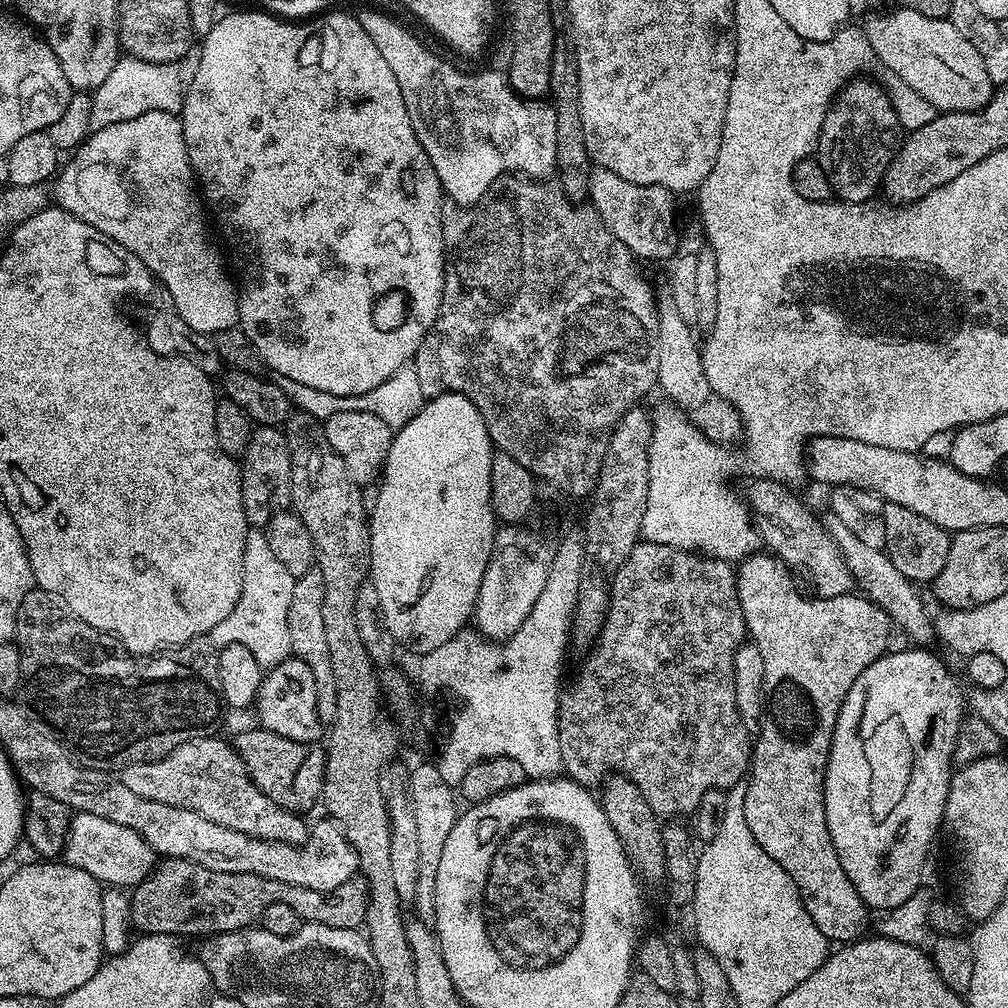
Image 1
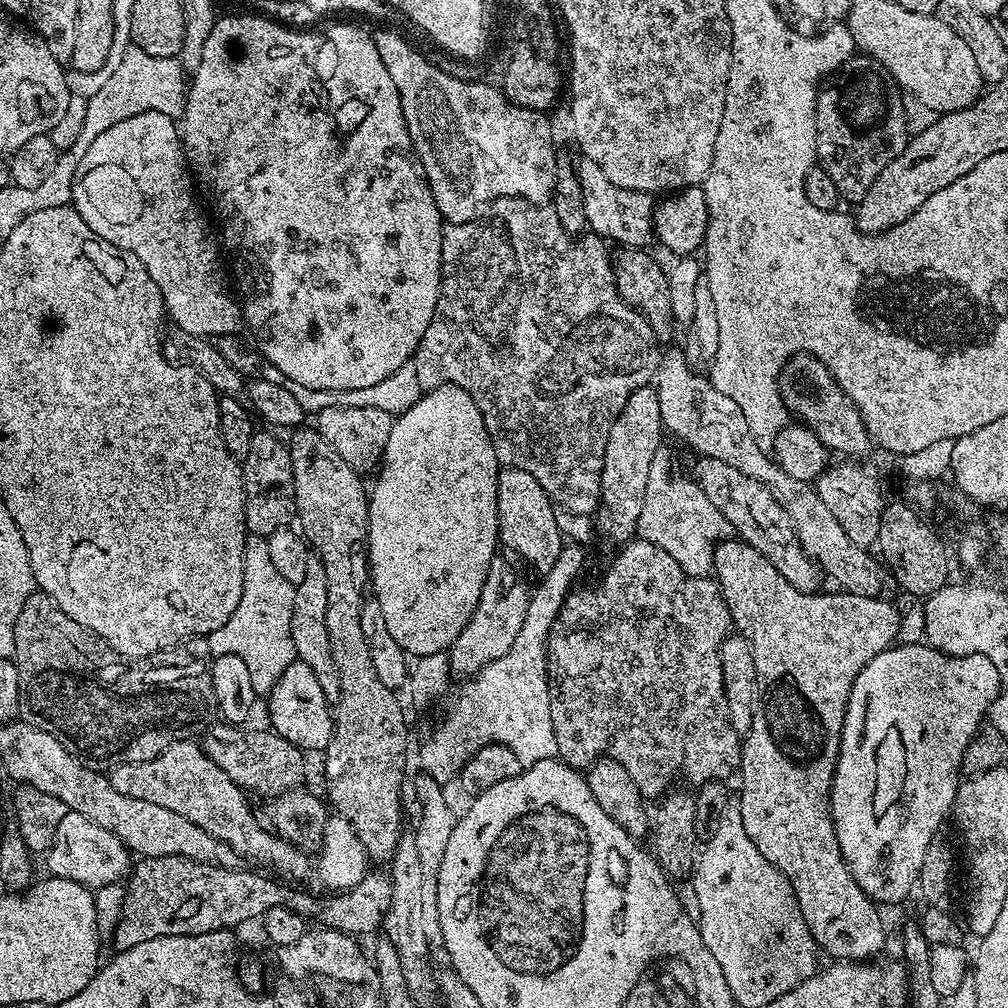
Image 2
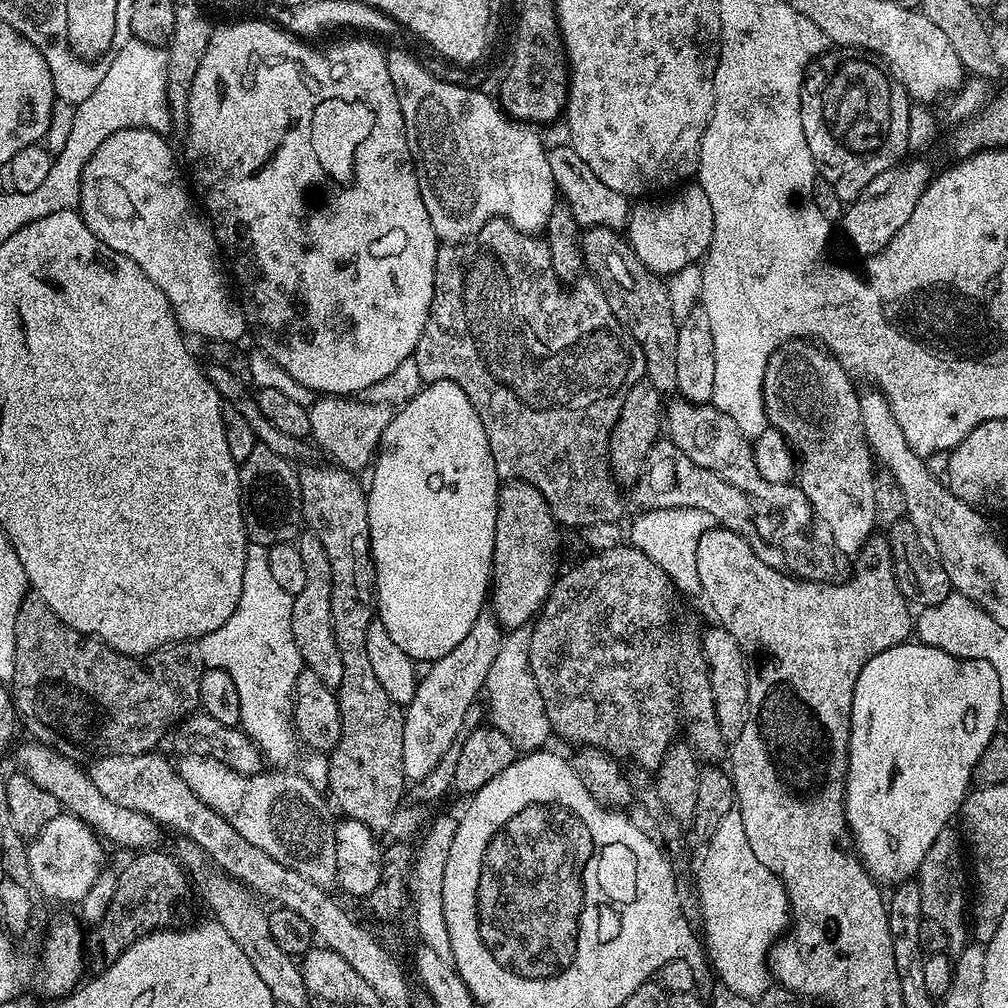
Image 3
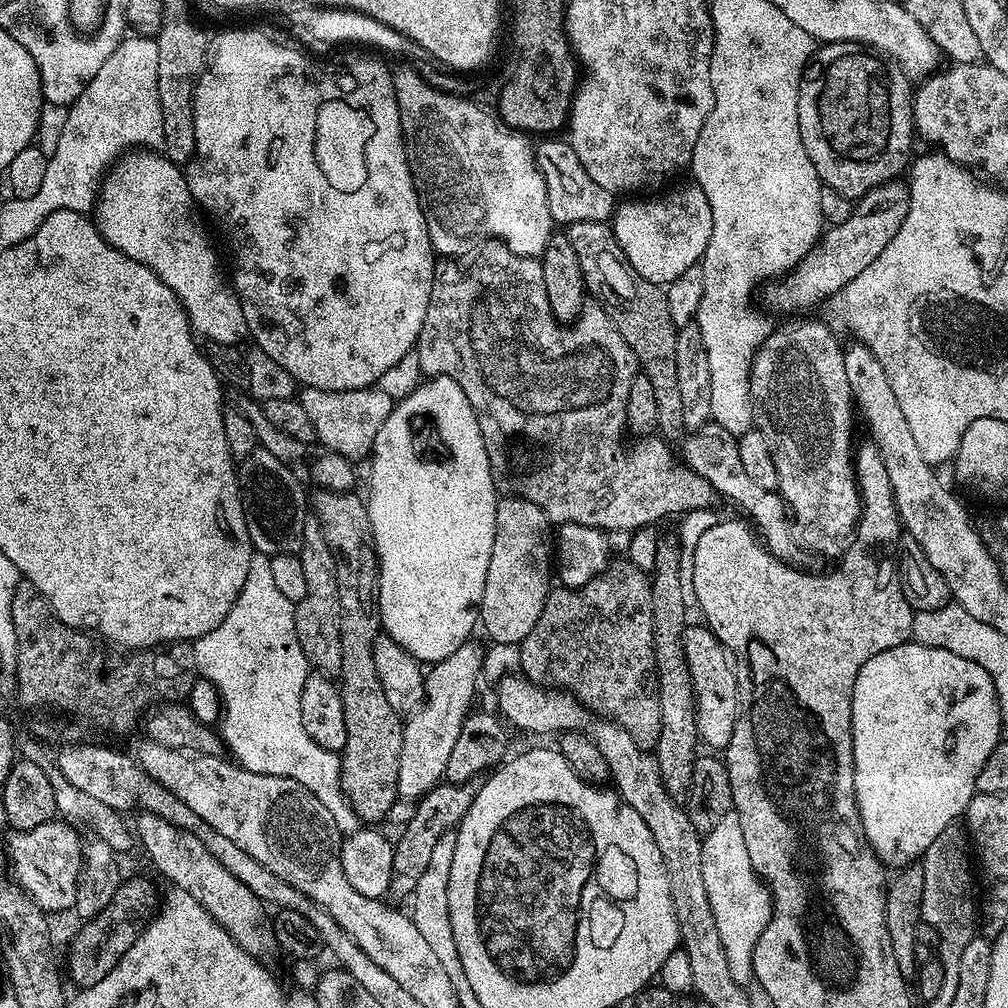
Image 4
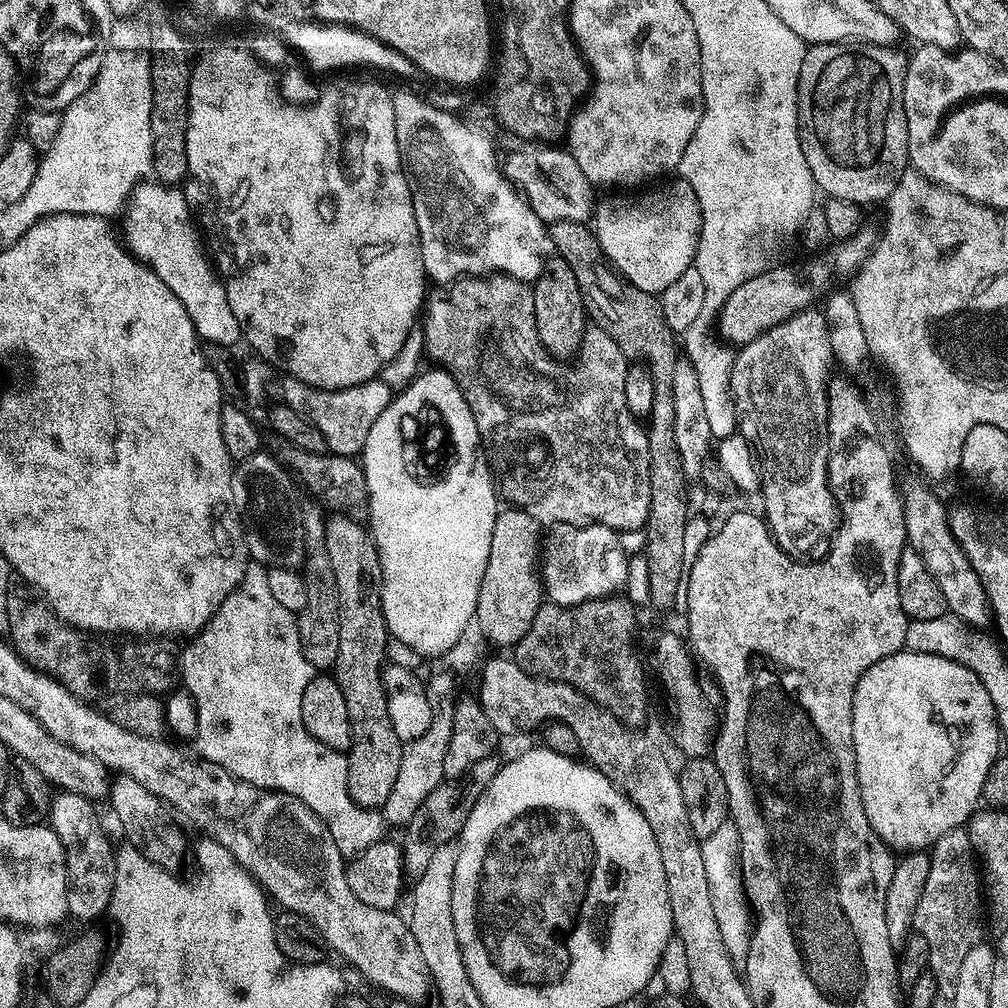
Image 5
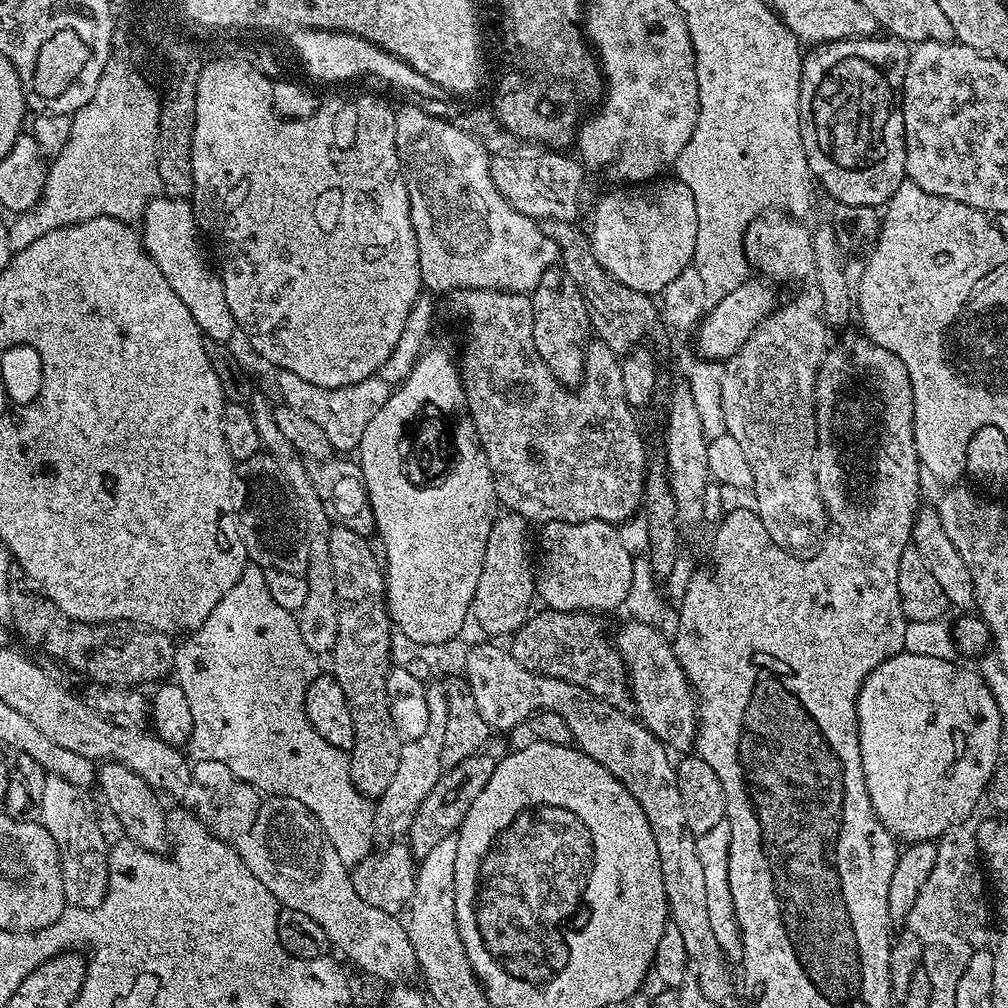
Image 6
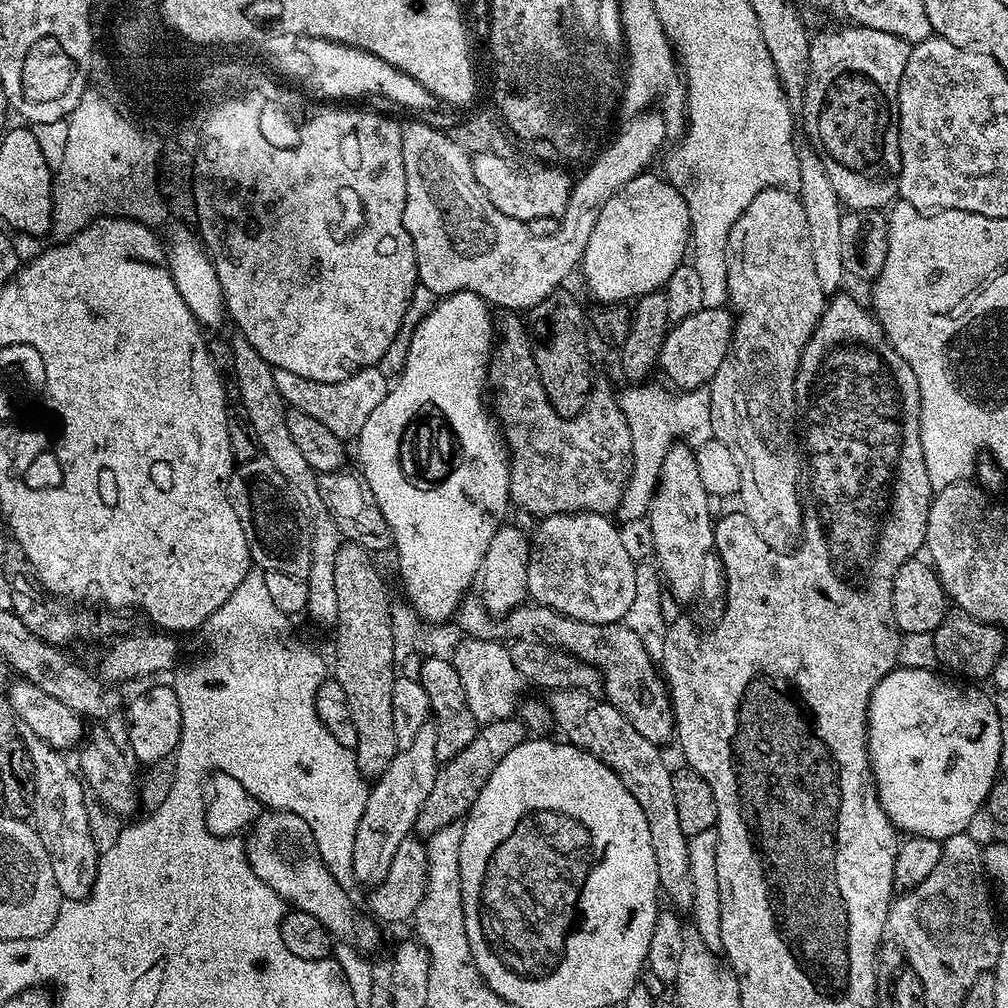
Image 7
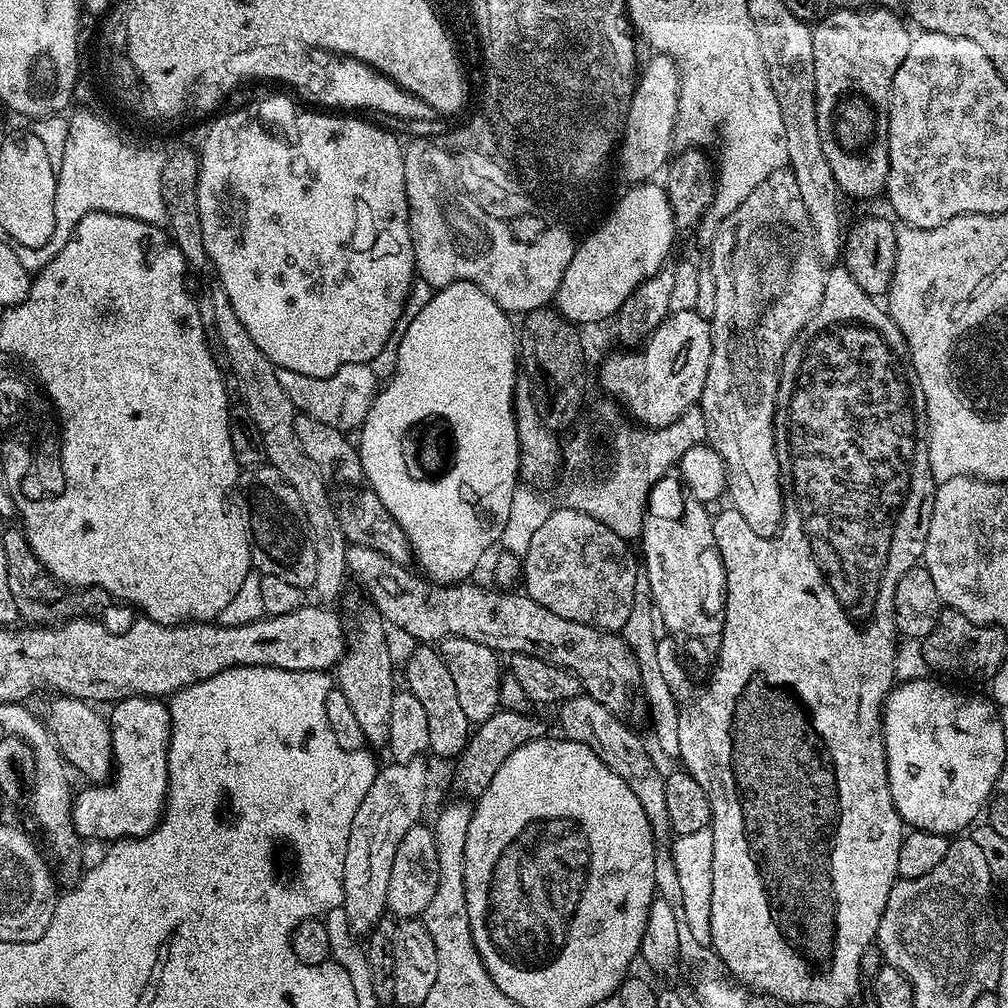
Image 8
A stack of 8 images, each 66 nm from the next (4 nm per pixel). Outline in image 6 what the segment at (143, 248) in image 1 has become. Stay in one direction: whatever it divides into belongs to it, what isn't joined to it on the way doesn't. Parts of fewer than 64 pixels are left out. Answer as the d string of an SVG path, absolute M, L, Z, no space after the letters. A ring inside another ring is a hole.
M157 194L145 203L143 220L144 225L139 225L138 235L144 249L148 251L148 256L158 266L158 270L162 270L166 282L174 286L174 294L178 294L178 298L186 302L186 310L190 310L201 333L209 340L231 341L231 336L238 332L236 319L234 314L230 314L230 306L226 303L226 290L209 257L206 252L204 257L203 250L196 248L200 240L202 244L202 233L196 226L196 213L191 203L184 198Z

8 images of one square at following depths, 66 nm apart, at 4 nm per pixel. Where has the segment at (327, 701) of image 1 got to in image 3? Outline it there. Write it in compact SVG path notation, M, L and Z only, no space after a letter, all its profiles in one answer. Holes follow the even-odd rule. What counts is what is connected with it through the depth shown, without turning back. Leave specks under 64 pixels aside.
M301 531L298 547L302 554L302 563L306 565L306 586L302 586L292 602L294 642L304 660L304 668L318 674L318 678L322 678L326 686L336 690L342 682L342 654L338 654L338 642L334 638L330 558L326 558L326 546L322 546L315 532Z

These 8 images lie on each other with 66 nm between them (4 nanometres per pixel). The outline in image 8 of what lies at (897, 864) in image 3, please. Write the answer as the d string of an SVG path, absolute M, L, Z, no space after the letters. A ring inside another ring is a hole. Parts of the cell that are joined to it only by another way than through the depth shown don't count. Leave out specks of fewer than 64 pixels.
M906 680L897 683L889 692L882 713L884 749L890 798L894 798L894 806L905 825L921 832L951 837L953 834L963 833L960 831L964 827L967 829L977 823L976 815L985 811L997 787L1003 766L1002 722L1001 713L991 699L983 700L980 696L955 692L954 689L939 684L944 682L936 680Z

